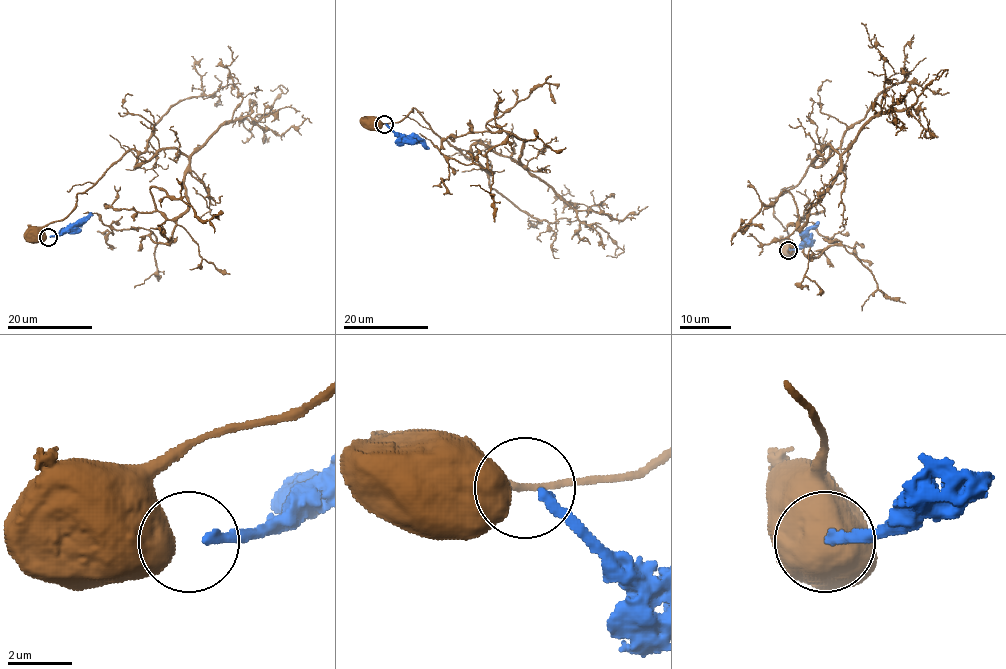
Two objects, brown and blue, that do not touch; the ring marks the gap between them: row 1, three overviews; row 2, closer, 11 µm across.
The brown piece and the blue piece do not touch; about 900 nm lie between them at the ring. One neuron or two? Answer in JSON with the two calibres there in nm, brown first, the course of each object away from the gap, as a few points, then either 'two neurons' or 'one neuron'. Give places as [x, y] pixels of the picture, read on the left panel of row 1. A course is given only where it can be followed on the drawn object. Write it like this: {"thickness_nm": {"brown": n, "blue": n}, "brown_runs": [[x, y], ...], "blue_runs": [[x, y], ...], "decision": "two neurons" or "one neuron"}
{"thickness_nm": {"brown": 950, "blue": 320}, "brown_runs": [[46, 236], [39, 241], [33, 239]], "blue_runs": [[49, 236], [65, 232], [93, 215]], "decision": "two neurons"}

